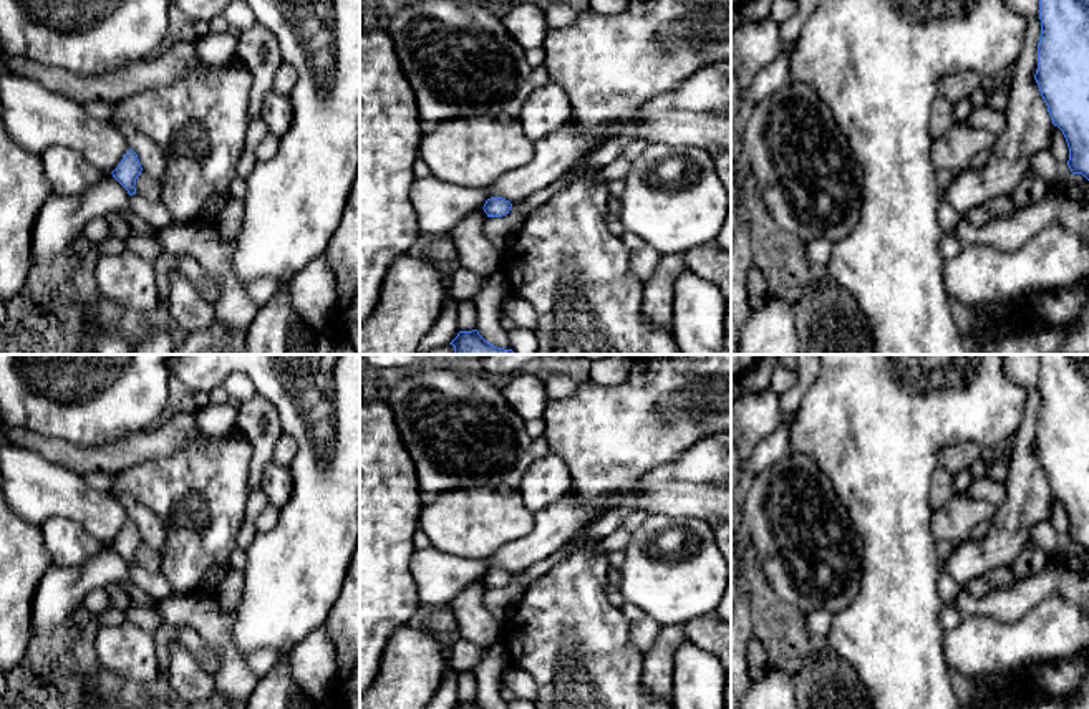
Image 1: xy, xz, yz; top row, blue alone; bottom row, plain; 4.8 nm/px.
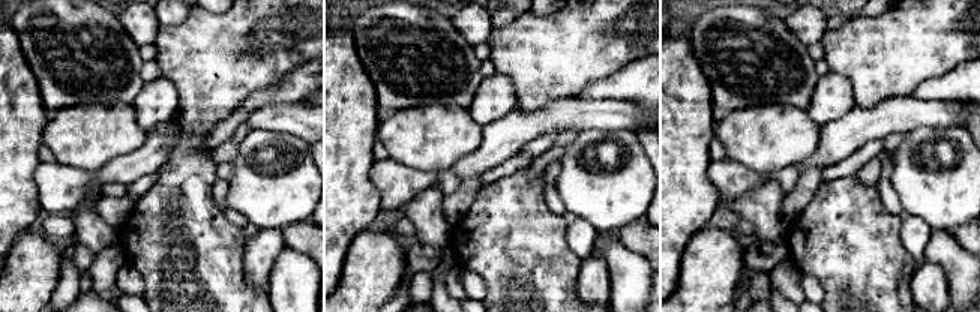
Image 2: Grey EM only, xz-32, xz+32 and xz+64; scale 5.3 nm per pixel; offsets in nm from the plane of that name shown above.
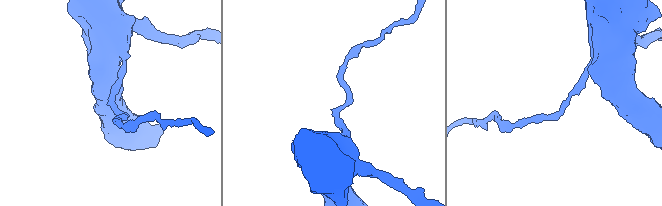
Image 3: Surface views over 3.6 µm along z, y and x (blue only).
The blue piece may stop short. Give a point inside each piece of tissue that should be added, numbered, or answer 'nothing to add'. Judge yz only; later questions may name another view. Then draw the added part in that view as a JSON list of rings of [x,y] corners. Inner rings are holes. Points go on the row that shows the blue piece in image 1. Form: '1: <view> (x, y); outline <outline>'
nothing to add

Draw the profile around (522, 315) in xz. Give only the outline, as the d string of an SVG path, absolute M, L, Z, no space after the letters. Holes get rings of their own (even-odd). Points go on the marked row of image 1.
M509 295L502 303L504 313L512 320L515 328L535 330L537 313L535 310L520 297Z

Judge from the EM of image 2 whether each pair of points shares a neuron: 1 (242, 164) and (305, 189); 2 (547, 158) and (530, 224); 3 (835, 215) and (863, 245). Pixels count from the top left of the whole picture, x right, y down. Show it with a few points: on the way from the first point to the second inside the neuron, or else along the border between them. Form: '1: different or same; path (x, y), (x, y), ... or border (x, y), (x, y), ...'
1: same; path (257, 179), (267, 189), (290, 189)
2: different; border (526, 168), (530, 177), (542, 174)
3: same; path (841, 222), (856, 237)

